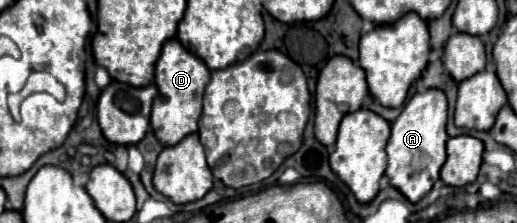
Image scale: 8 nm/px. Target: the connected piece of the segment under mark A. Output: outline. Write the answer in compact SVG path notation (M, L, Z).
M428 89L424 93L414 93L404 105L400 117L392 123L392 135L386 145L386 175L390 177L390 183L412 203L422 199L432 189L434 181L440 177L440 167L446 161L446 117L448 101L444 91Z

